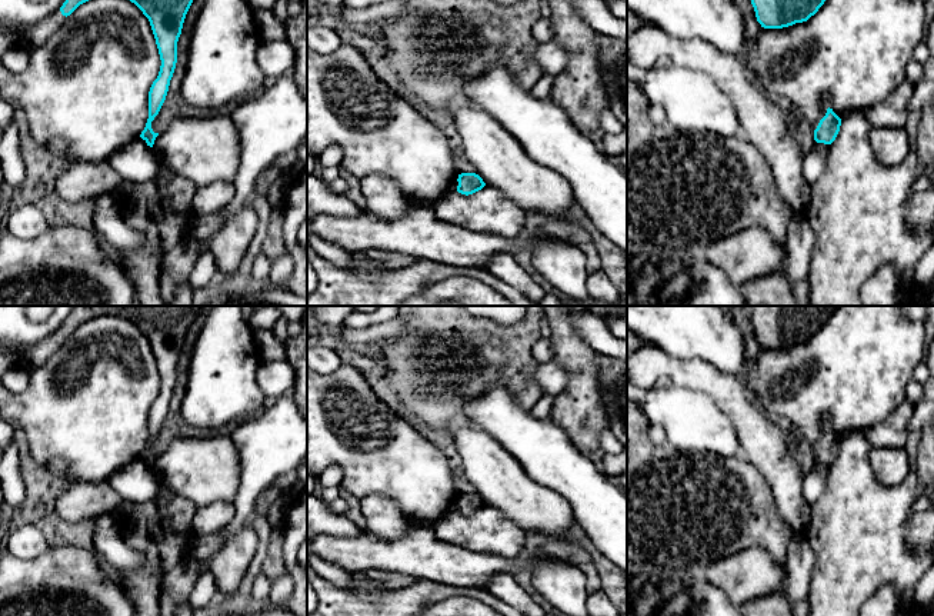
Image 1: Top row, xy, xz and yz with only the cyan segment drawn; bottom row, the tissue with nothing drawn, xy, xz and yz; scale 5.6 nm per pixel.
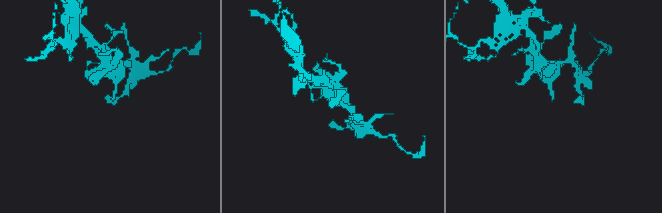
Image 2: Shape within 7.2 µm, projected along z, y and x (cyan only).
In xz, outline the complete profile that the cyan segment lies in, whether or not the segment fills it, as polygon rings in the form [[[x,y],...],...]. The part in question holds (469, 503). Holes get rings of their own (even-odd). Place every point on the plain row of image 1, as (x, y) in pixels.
[[[461,493],[458,495],[457,502],[457,512],[466,516],[476,513],[486,506],[483,499],[476,493]]]

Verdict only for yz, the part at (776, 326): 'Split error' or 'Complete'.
Complete

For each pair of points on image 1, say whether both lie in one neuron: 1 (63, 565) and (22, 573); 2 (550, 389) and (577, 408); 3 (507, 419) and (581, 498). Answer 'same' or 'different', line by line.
1: same
2: different
3: same

